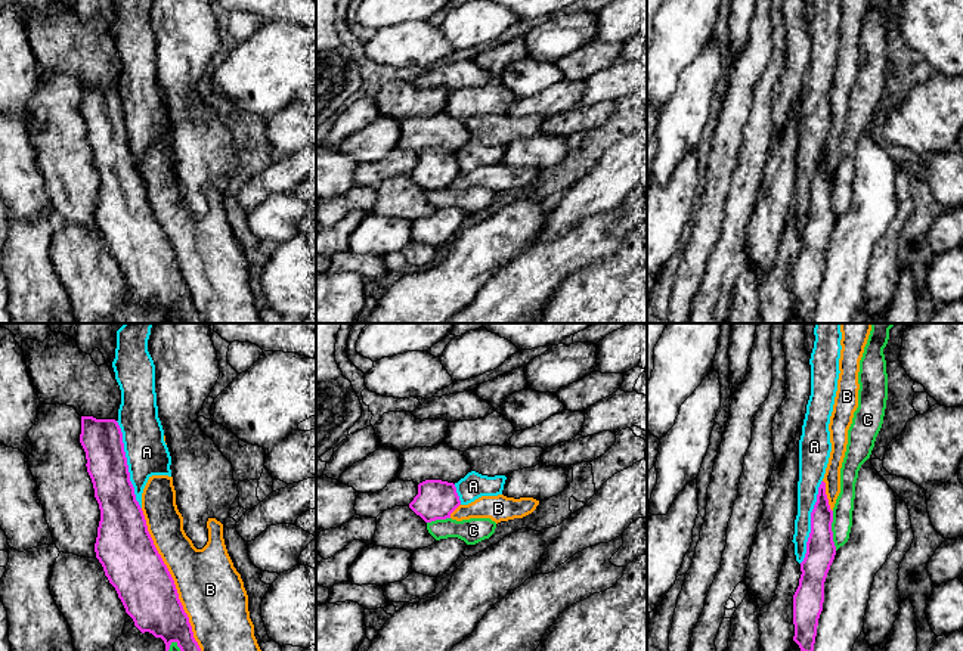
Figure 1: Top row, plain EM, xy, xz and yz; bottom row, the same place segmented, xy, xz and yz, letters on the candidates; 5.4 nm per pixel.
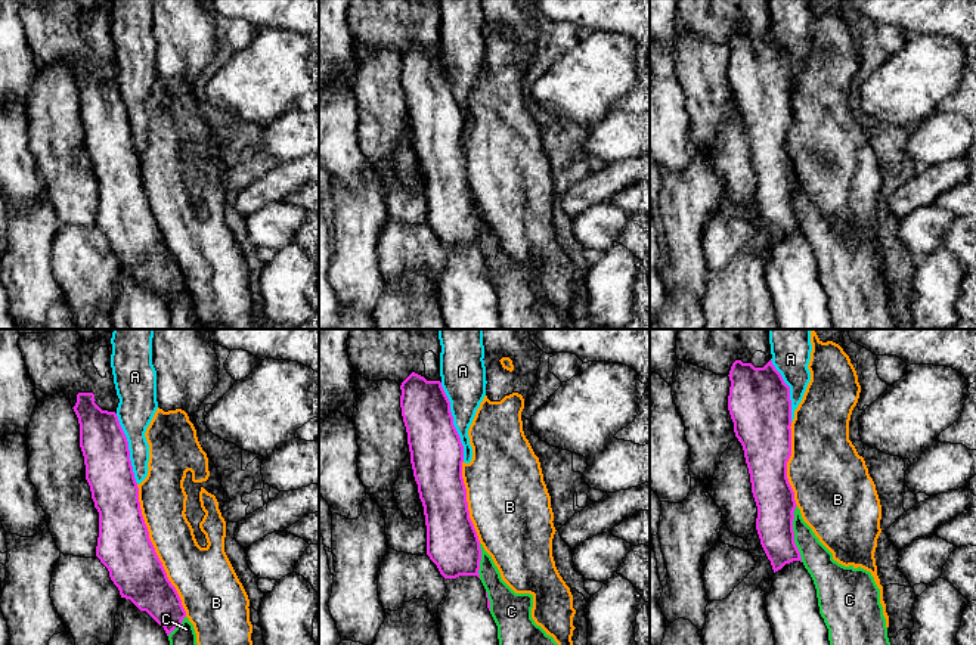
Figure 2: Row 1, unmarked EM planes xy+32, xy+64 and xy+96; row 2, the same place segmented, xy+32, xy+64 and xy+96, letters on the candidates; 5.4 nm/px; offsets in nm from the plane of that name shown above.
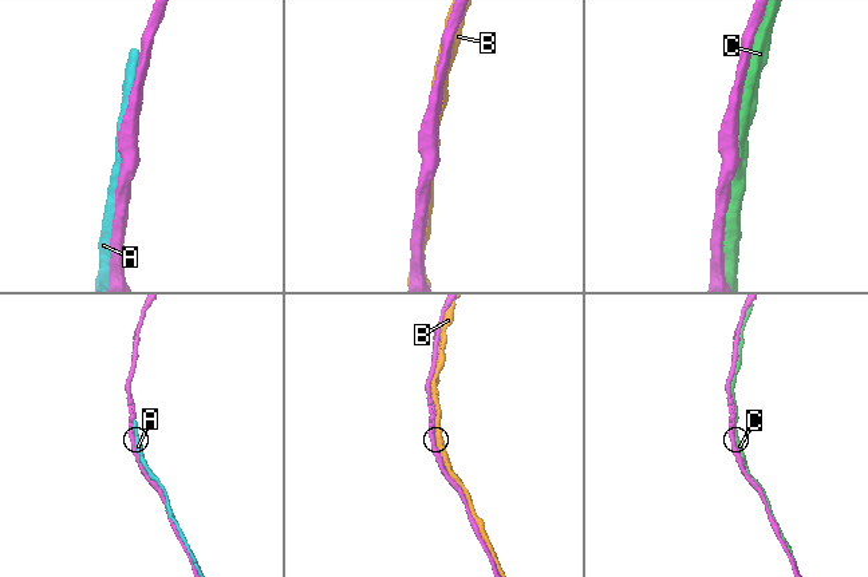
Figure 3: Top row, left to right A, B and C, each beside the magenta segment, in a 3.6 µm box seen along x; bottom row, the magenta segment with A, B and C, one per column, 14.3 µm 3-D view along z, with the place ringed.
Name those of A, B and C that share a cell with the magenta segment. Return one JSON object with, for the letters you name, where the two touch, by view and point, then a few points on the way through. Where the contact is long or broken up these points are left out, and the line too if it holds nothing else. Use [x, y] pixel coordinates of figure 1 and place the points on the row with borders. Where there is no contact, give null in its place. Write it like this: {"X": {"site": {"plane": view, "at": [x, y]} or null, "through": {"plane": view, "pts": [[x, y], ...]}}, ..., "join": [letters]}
{"join": []}

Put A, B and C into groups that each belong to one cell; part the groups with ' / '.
A / B / C

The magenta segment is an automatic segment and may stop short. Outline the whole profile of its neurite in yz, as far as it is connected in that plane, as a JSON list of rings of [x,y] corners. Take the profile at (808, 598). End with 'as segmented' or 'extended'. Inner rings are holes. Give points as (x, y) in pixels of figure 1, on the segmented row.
[[[826,483],[818,487],[811,512],[811,533],[801,562],[799,586],[793,595],[793,641],[801,651],[814,651],[818,619],[824,602],[824,582],[836,555],[833,542],[833,511],[826,495]]] | as segmented

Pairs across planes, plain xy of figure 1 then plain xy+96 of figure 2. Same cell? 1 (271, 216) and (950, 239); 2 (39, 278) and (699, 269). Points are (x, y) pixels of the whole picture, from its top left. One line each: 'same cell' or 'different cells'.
1: different cells
2: same cell

